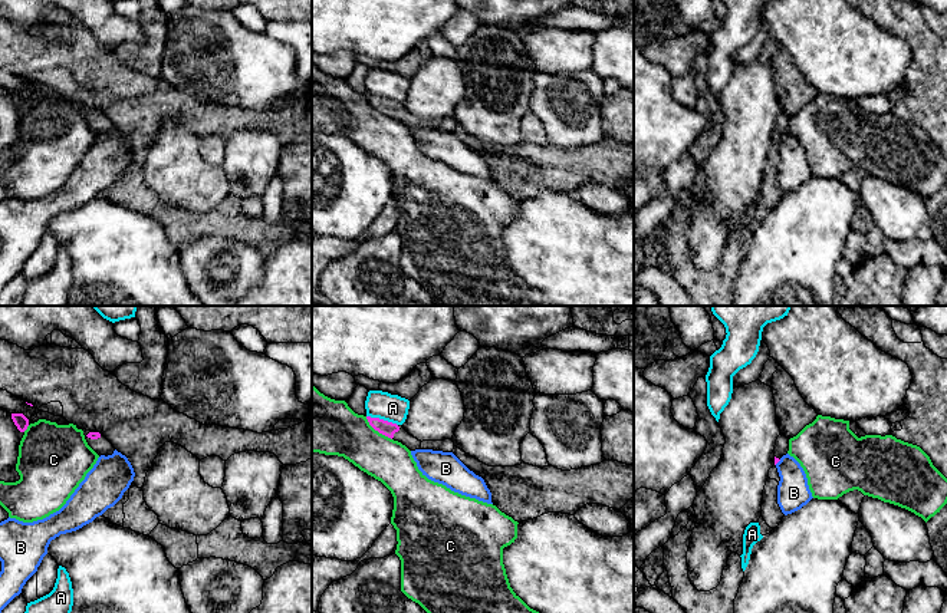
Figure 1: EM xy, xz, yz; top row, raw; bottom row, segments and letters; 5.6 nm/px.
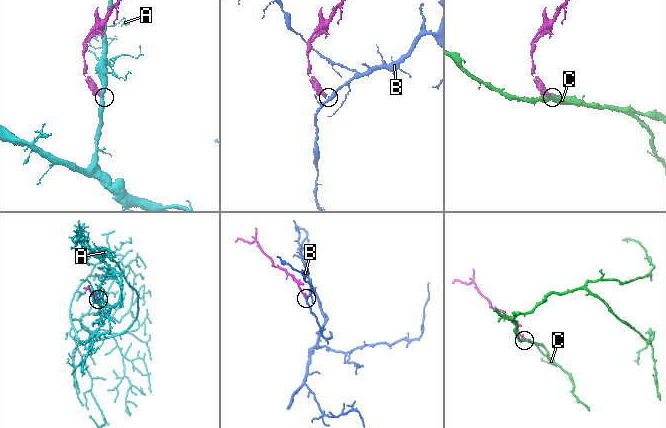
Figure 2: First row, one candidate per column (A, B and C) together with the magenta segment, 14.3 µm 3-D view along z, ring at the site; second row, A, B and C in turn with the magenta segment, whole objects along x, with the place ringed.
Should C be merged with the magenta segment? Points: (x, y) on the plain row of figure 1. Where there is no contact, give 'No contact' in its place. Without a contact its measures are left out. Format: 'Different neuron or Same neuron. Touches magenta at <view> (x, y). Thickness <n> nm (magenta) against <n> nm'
Different neuron. Touches magenta at xz (377, 108). Thickness 80 nm (magenta) against 300 nm

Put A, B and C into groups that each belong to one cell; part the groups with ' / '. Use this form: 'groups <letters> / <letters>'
groups A / B / C

